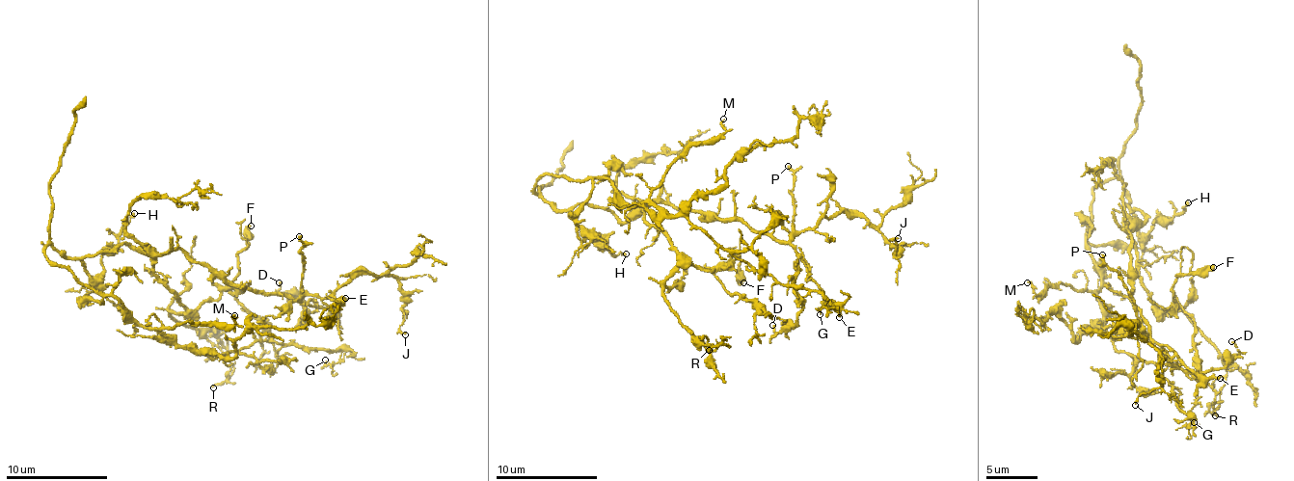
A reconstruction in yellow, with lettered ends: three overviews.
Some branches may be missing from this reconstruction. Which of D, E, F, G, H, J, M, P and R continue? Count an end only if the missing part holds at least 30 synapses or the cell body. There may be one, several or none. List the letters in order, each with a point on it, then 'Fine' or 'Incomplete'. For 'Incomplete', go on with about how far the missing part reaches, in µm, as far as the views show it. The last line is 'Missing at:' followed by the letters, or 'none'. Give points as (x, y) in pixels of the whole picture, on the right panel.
D: Place: (1231, 341). Fine
E: Place: (1220, 378). Fine
F: Place: (1213, 267). Fine
G: Place: (1194, 422). Fine
H: Place: (1188, 202). Fine
J: Place: (1135, 405). Fine
M: Place: (1027, 282). Fine
P: Place: (1102, 254). Fine
R: Place: (1215, 415). Fine
Missing at: none

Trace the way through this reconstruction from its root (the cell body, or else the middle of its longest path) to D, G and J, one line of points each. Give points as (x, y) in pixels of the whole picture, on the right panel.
D: (1128, 206), (1145, 218), (1127, 231), (1131, 301), (1163, 353), (1186, 371), (1222, 369), (1236, 351), (1231, 341)
G: (1128, 206), (1148, 251), (1085, 237), (1102, 326), (1118, 350), (1160, 366), (1194, 422)
J: (1128, 206), (1145, 218), (1127, 231), (1147, 334), (1128, 335), (1160, 357), (1160, 386), (1135, 405)

